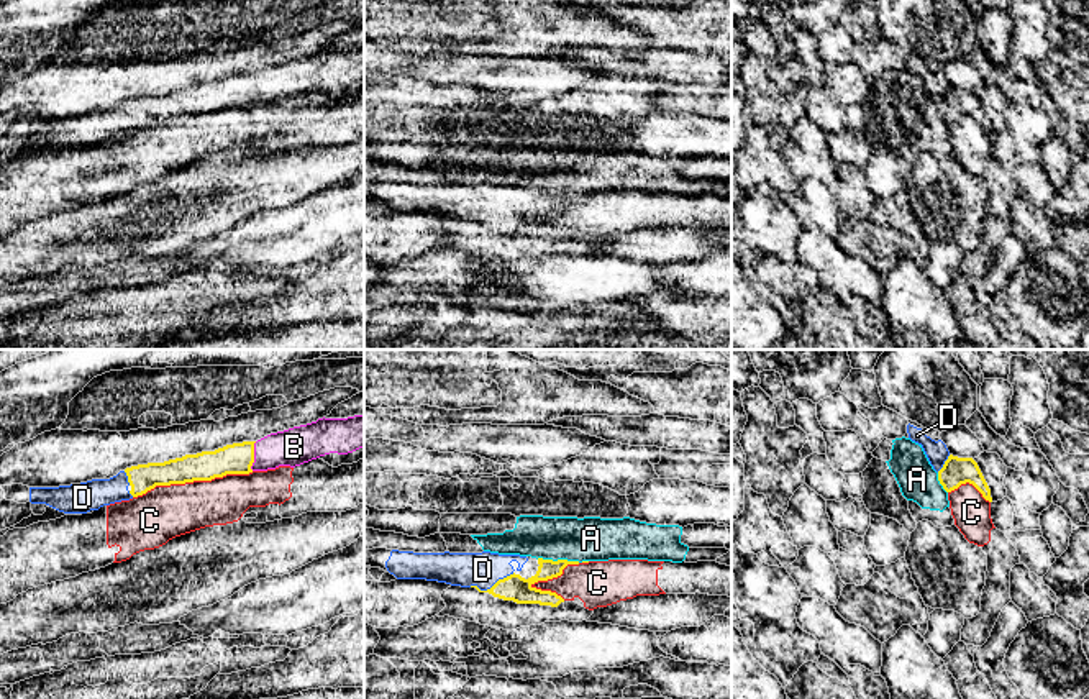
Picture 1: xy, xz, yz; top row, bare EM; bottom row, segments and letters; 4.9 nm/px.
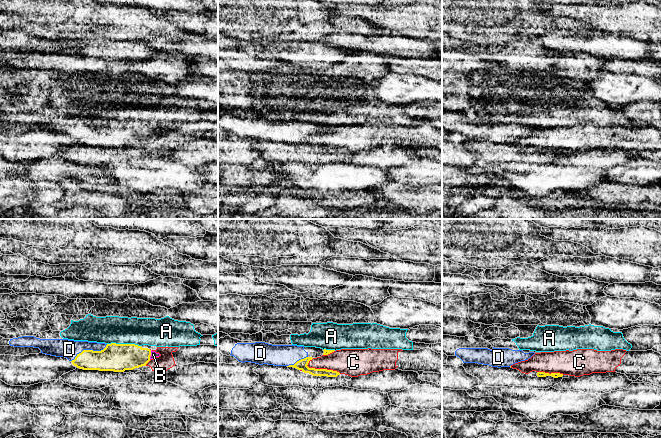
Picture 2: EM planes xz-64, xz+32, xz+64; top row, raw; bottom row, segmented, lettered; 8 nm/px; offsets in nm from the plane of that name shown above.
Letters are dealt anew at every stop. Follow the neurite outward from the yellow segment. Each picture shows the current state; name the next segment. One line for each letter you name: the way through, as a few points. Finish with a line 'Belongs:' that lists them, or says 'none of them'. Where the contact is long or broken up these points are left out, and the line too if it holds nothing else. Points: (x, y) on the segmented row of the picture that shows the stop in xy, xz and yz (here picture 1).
B: across xy (236, 458), (253, 456), (294, 447)
Belongs: B, D

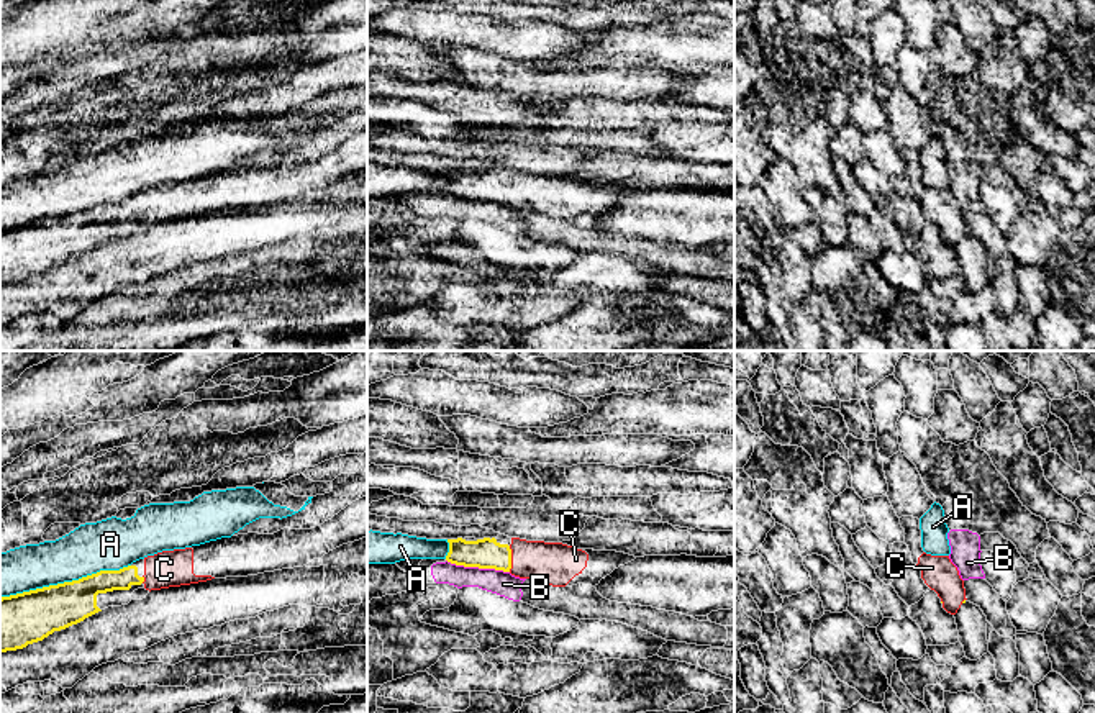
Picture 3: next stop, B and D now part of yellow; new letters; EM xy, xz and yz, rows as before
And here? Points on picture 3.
C: across xz (486, 553), (510, 559), (536, 559), (556, 564)
Belongs: C

